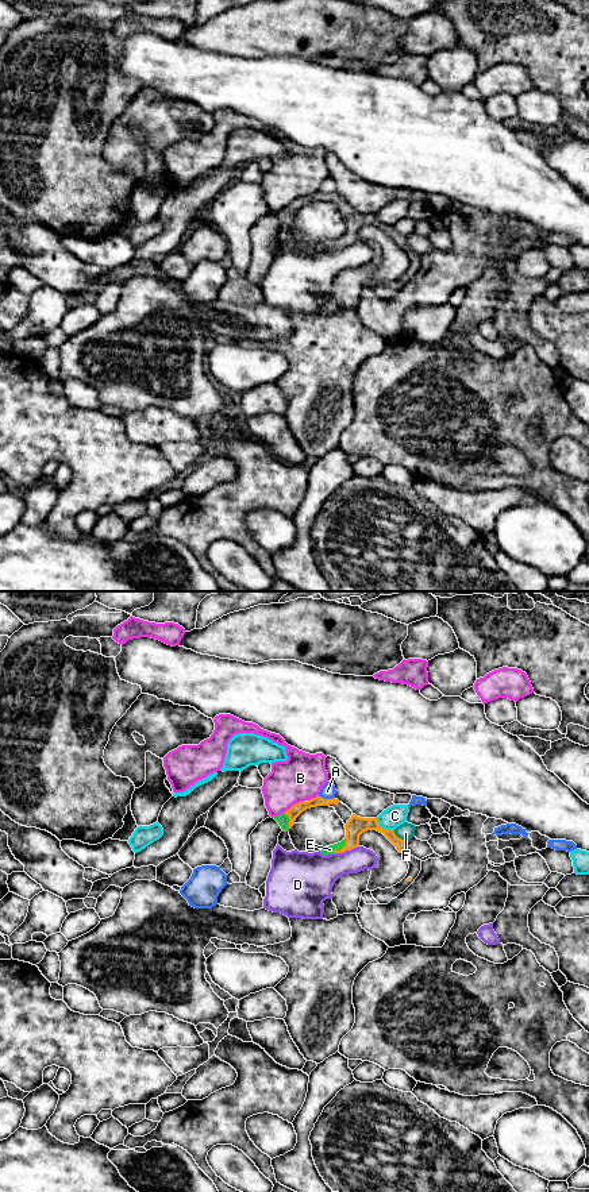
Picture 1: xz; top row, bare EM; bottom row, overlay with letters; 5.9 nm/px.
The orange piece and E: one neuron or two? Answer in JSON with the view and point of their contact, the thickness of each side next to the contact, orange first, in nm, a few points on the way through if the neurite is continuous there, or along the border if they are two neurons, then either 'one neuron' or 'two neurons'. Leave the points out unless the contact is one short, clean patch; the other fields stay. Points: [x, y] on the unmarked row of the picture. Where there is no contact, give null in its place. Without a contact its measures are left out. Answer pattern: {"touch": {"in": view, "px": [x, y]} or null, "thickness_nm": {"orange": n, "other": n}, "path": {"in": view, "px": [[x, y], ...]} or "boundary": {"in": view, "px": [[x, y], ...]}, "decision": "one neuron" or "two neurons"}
{"touch": {"in": "xz", "px": [343, 242]}, "thickness_nm": {"orange": 110, "other": 50}, "decision": "one neuron"}

